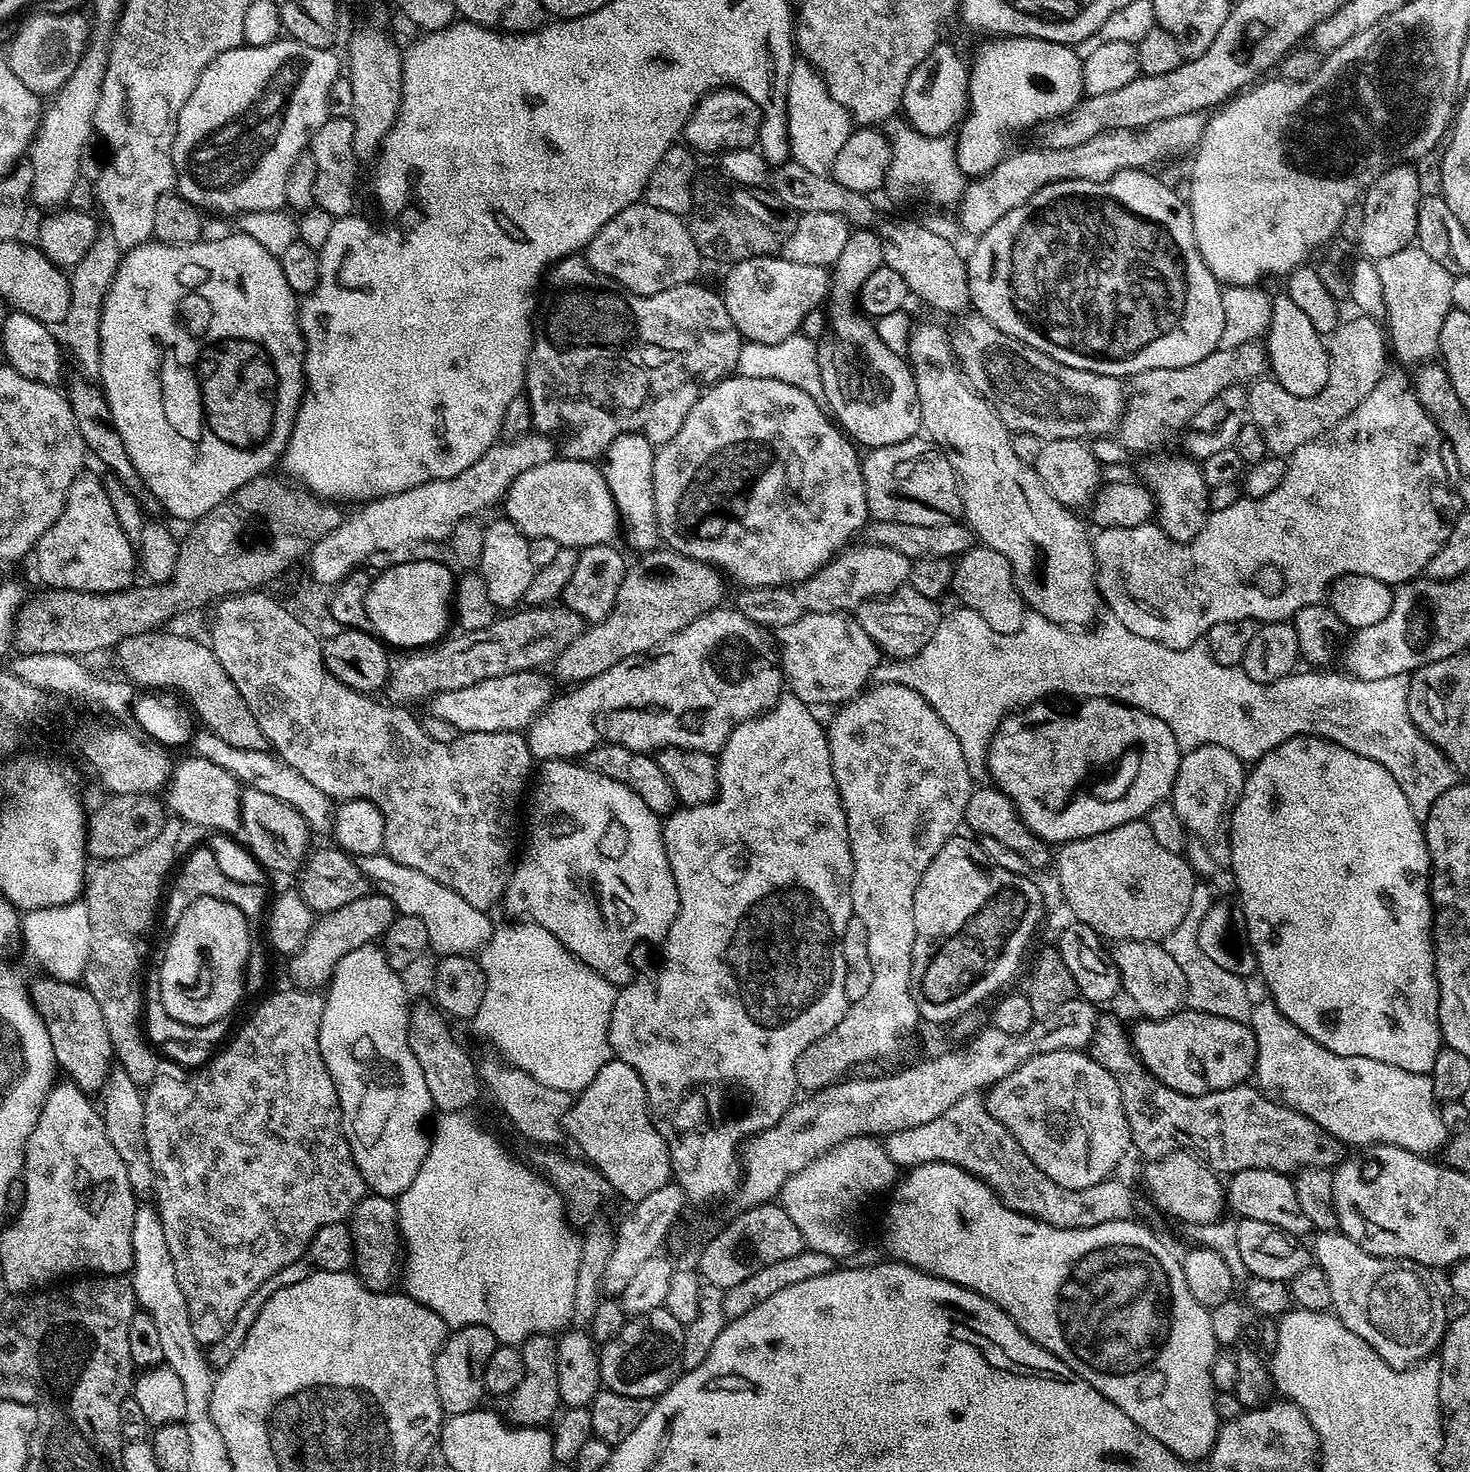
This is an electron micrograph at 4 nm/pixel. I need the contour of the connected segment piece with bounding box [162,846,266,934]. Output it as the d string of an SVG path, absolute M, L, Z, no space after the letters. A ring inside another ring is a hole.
M198 846L192 852L187 853L187 855L179 861L178 871L175 873L175 876L171 881L170 887L167 889L166 899L162 904L162 920L165 920L165 925L171 926L176 924L178 918L182 918L182 910L186 910L186 906L190 906L190 902L198 902L198 898L218 898L222 902L240 905L242 914L249 921L249 933L256 934L259 928L261 931L261 921L263 921L266 916L266 900L264 904L263 890L256 884L247 884L244 880L235 880L235 878L220 865L219 858L208 849L208 846Z

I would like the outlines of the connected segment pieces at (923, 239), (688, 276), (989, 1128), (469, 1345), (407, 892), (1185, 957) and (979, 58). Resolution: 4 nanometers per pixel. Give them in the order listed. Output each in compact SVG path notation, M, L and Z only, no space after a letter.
M888 222L880 232L883 265L895 270L906 281L908 291L942 312L965 311L971 303L966 260L940 233L916 222Z
M643 202L626 206L626 210L614 214L588 243L586 259L597 276L618 282L639 296L653 296L674 286L693 283L702 265L687 219Z
M979 1095L963 1096L946 1114L934 1122L910 1126L910 1130L888 1133L883 1141L888 1157L898 1166L915 1166L926 1162L946 1162L965 1168L972 1176L988 1174L984 1180L995 1188L1000 1199L1016 1212L1034 1217L1058 1228L1089 1228L1106 1222L1131 1220L1132 1192L1117 1178L1109 1178L1082 1190L1070 1190L1054 1183L1030 1162L1007 1123L995 1116L980 1101Z
M466 1326L457 1328L440 1347L434 1362L434 1378L440 1399L440 1408L448 1416L457 1416L472 1412L481 1403L480 1396L485 1395L484 1371L490 1354L498 1347L494 1334L486 1326Z
M387 854L362 856L358 863L369 881L383 895L392 899L399 915L418 918L426 925L429 949L433 953L436 951L437 957L479 953L492 937L494 921L488 917L491 915L485 909L470 906L470 902L466 902L462 894L454 894L454 890L442 886L442 882L434 882L434 878L422 874L422 870L410 870L410 866L394 862L394 858Z
M1198 882L1194 891L1190 893L1190 910L1170 930L1170 934L1162 941L1165 950L1178 962L1178 967L1186 978L1186 1004L1191 1011L1214 1014L1218 1018L1230 1018L1234 1022L1248 1024L1252 1019L1252 1005L1254 996L1248 993L1245 977L1238 974L1230 974L1230 970L1222 970L1213 960L1198 946L1198 926L1202 926L1202 918L1206 918L1206 910L1210 910L1214 893L1208 882Z
M996 36L988 38L984 45L976 52L976 57L971 57L970 71L968 74L968 106L970 111L965 115L962 123L959 125L958 139L956 140L956 161L958 166L964 172L965 177L975 178L977 176L985 176L990 170L994 170L994 166L998 166L998 162L1003 160L1009 151L1008 139L1015 132L1024 132L1035 129L1037 124L1041 124L1043 120L1053 120L1055 116L1065 116L1075 104L1085 95L1084 90L1084 61L1076 52L1075 47L1059 44L1058 42L1050 42L1042 38L1034 38L1033 36Z

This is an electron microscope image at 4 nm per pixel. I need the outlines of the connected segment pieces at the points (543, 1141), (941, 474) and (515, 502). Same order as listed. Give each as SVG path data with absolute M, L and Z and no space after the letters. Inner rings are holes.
M480 1060L478 1071L485 1089L492 1091L496 1104L504 1116L532 1143L532 1146L556 1146L565 1139L564 1119L570 1110L574 1096L566 1090L554 1090L554 1086L542 1086L538 1078L522 1070L496 1060Z
M917 434L906 442L894 442L894 446L871 449L867 455L862 460L862 478L872 520L942 526L961 519L964 498L960 482L948 456L937 444Z
M554 458L550 462L542 462L542 466L534 466L534 470L526 470L526 474L518 474L503 498L503 508L503 515L513 520L525 536L554 538L562 548L583 550L599 544L612 544L622 528L610 486L606 486L606 478L600 473L600 464L590 460Z

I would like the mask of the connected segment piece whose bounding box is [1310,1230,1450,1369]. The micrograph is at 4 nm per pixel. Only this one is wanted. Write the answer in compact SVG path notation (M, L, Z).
M1339 1230L1317 1231L1314 1237L1316 1241L1311 1241L1310 1252L1314 1263L1324 1271L1330 1282L1331 1311L1348 1329L1358 1334L1362 1342L1369 1344L1391 1368L1411 1368L1419 1360L1429 1359L1439 1349L1450 1312L1444 1309L1444 1300L1439 1290L1428 1281L1429 1273L1425 1269L1413 1260L1395 1260L1370 1254Z

